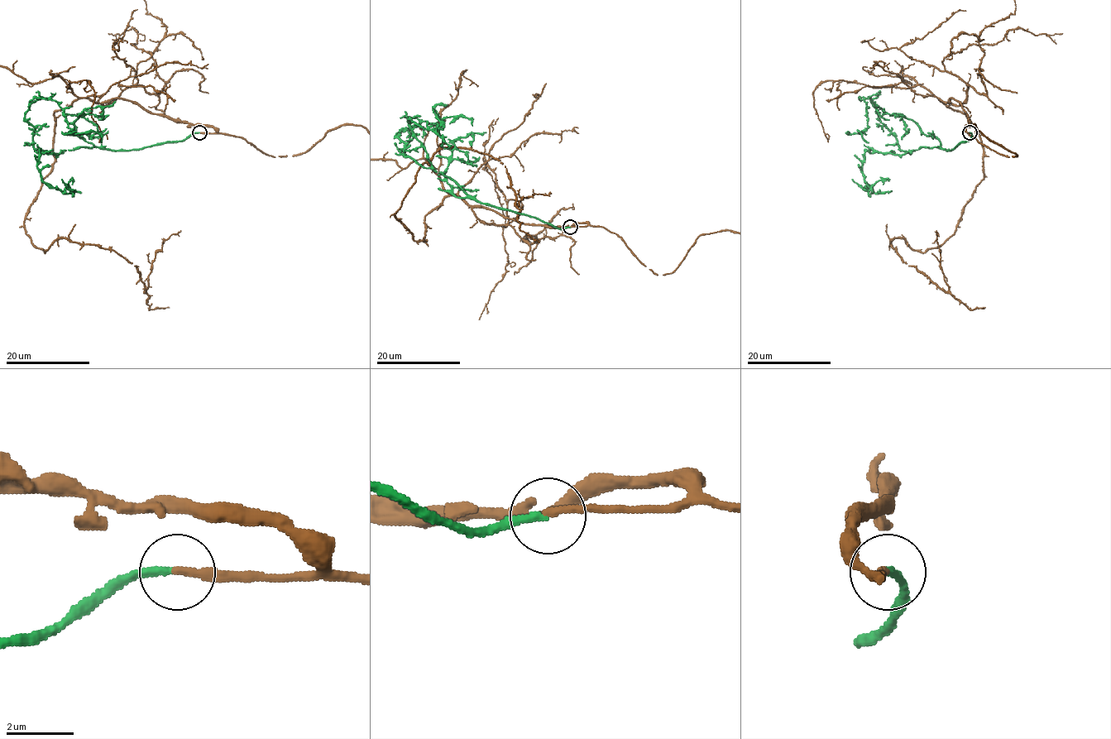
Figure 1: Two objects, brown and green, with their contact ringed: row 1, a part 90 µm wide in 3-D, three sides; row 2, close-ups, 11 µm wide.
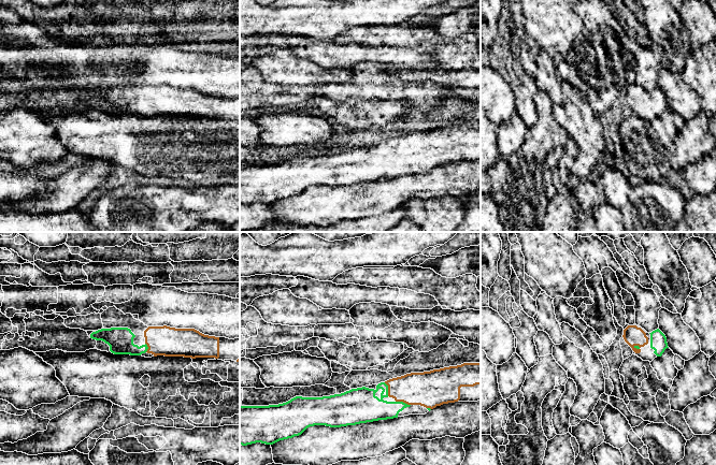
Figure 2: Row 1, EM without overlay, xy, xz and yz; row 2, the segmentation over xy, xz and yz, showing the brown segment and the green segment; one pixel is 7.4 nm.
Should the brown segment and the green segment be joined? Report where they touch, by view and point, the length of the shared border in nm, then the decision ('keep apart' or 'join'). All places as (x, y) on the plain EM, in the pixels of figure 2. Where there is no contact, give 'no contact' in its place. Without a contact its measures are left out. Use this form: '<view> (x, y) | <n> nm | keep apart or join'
xz (403, 161) | 120 nm | join

